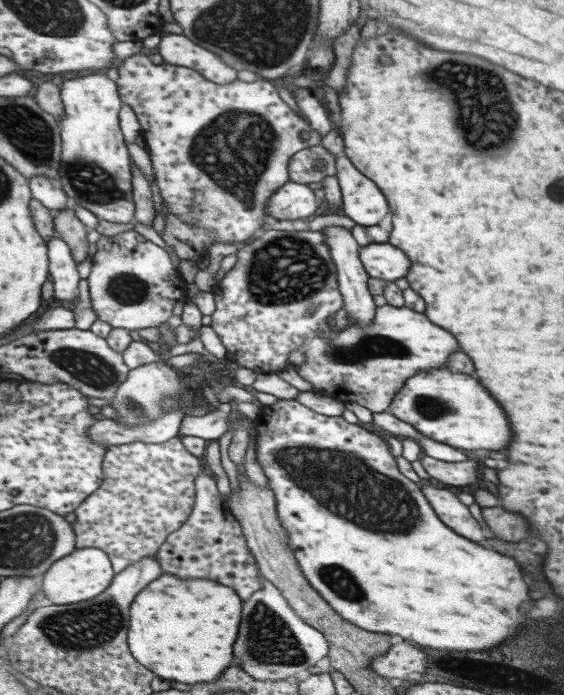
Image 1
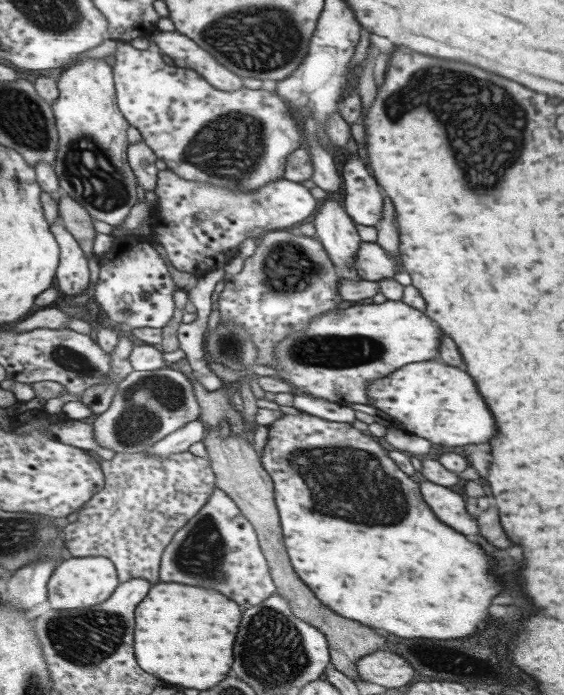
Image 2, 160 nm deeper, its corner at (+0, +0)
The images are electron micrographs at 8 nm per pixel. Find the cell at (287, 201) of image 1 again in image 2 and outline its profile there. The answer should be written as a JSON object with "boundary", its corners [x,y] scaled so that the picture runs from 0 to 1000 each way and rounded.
{"boundary":[[[293,243],[280,247],[280,263],[275,273],[280,283],[280,305],[285,327],[271,331],[280,348],[293,357],[294,365],[305,381],[324,391],[335,391],[346,399],[360,399],[365,391],[378,386],[399,383],[410,371],[424,365],[424,357],[436,342],[436,335],[445,335],[456,328],[466,335],[498,332],[502,328],[516,328],[523,322],[534,324],[548,311],[559,308],[566,291],[562,285],[548,276],[532,262],[520,262],[512,258],[495,258],[470,266],[463,273],[427,276],[378,268],[374,262],[346,262],[330,256],[321,256],[310,246]]]}

